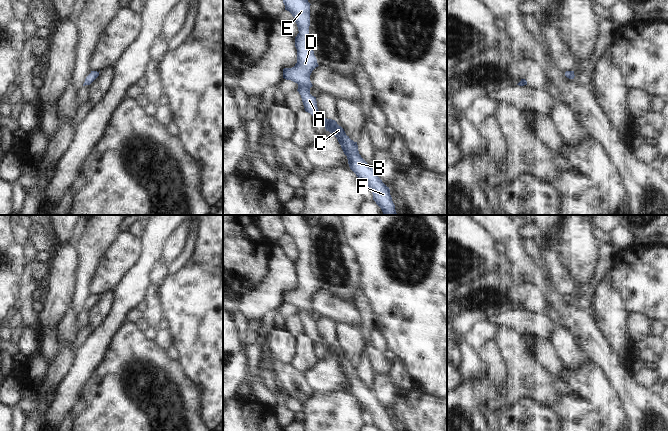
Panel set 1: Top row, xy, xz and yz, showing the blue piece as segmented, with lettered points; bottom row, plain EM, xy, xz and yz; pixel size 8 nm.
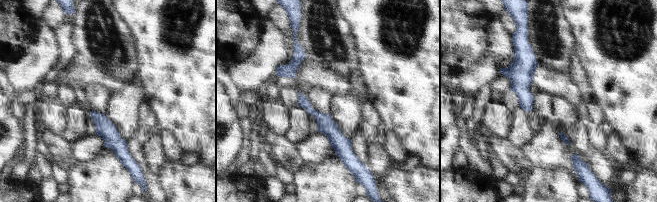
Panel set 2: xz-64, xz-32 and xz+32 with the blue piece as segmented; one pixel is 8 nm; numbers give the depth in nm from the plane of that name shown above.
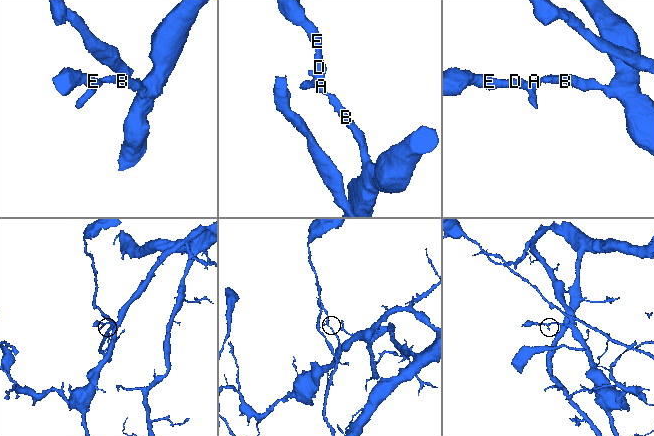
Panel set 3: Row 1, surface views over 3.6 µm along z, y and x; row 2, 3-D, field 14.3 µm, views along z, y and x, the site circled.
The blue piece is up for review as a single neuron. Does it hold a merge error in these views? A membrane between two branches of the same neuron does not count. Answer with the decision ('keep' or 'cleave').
keep

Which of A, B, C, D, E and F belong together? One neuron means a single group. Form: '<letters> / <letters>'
A B C D E F

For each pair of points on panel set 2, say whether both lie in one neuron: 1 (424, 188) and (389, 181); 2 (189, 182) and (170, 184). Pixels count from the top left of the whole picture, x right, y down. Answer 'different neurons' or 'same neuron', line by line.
1: same neuron
2: same neuron

